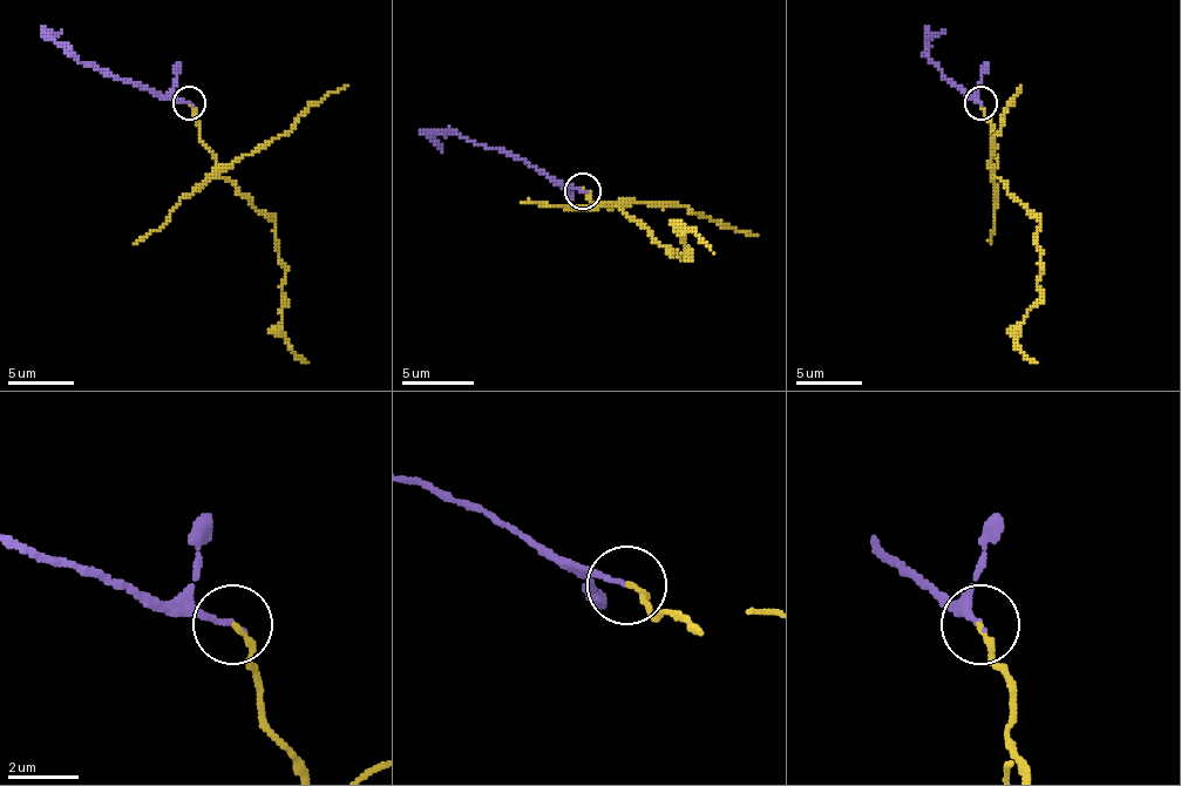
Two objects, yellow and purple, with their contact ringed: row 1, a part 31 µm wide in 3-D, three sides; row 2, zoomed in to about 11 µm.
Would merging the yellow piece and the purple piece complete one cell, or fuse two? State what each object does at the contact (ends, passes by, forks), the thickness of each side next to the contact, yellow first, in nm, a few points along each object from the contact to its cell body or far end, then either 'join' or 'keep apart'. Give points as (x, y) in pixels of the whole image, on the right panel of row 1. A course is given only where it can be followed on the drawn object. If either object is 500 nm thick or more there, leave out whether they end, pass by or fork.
yellow ends; purple ends; calibres 160 and 150 nm; course yellow (981, 102), (997, 161), (995, 175), (1040, 224), (1040, 299), (1027, 313), (1017, 343), (1037, 363); course purple (981, 102), (951, 82), (931, 62), (928, 42), (944, 29); keep apart

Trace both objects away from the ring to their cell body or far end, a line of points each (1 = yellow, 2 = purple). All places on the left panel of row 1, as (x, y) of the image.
1: (190, 102), (199, 142), (219, 175), (276, 224), (276, 250), (285, 270), (285, 343), (309, 363)
2: (190, 102), (163, 99), (134, 82), (81, 62), (54, 42), (61, 29)

